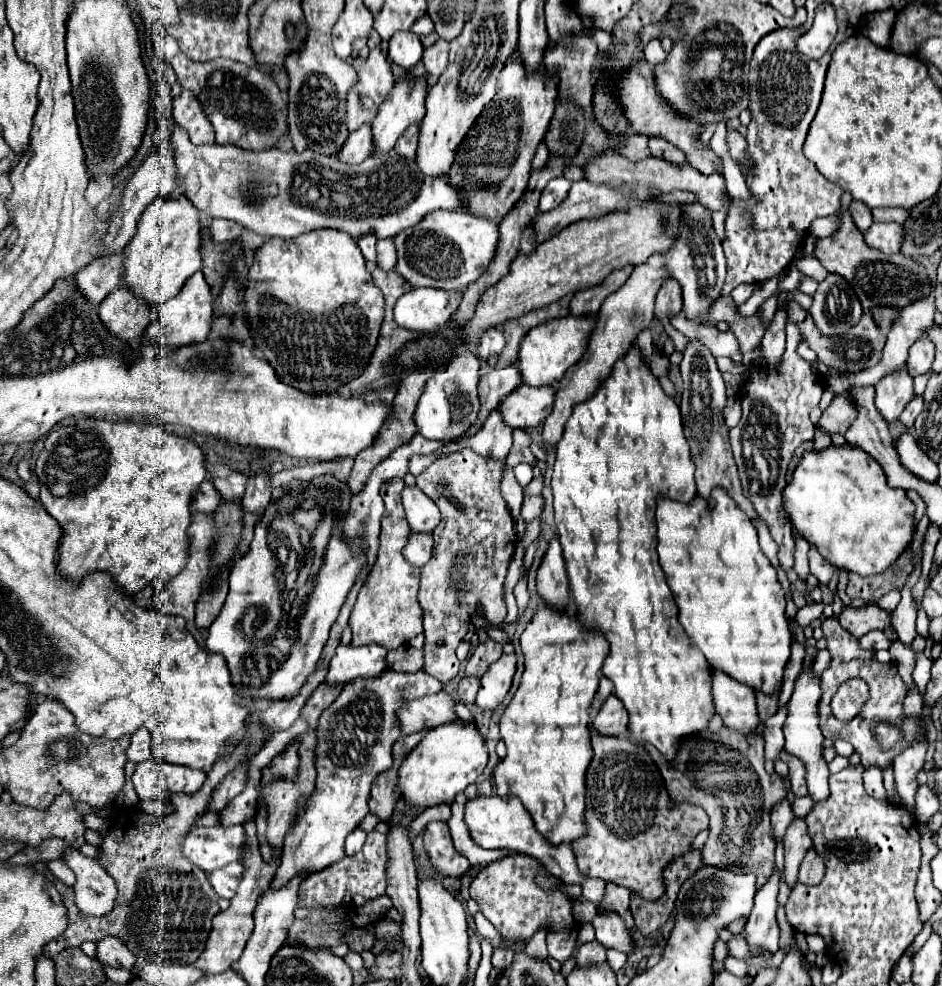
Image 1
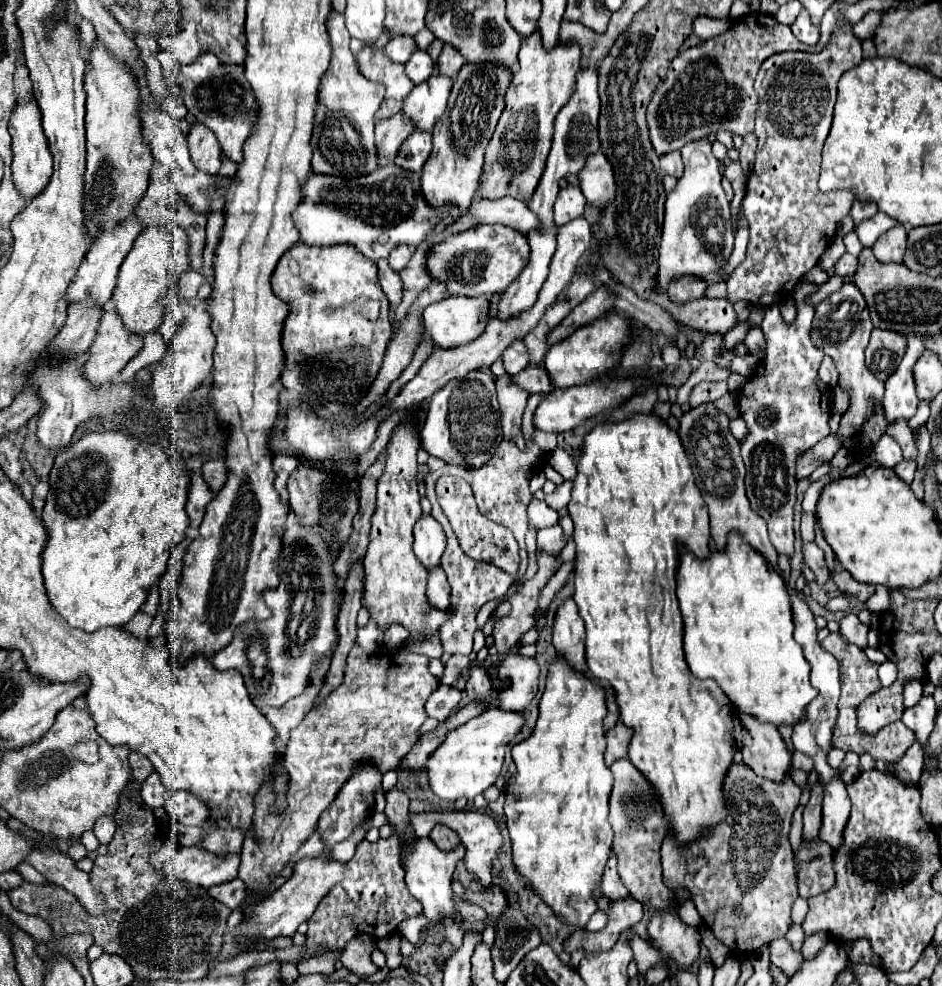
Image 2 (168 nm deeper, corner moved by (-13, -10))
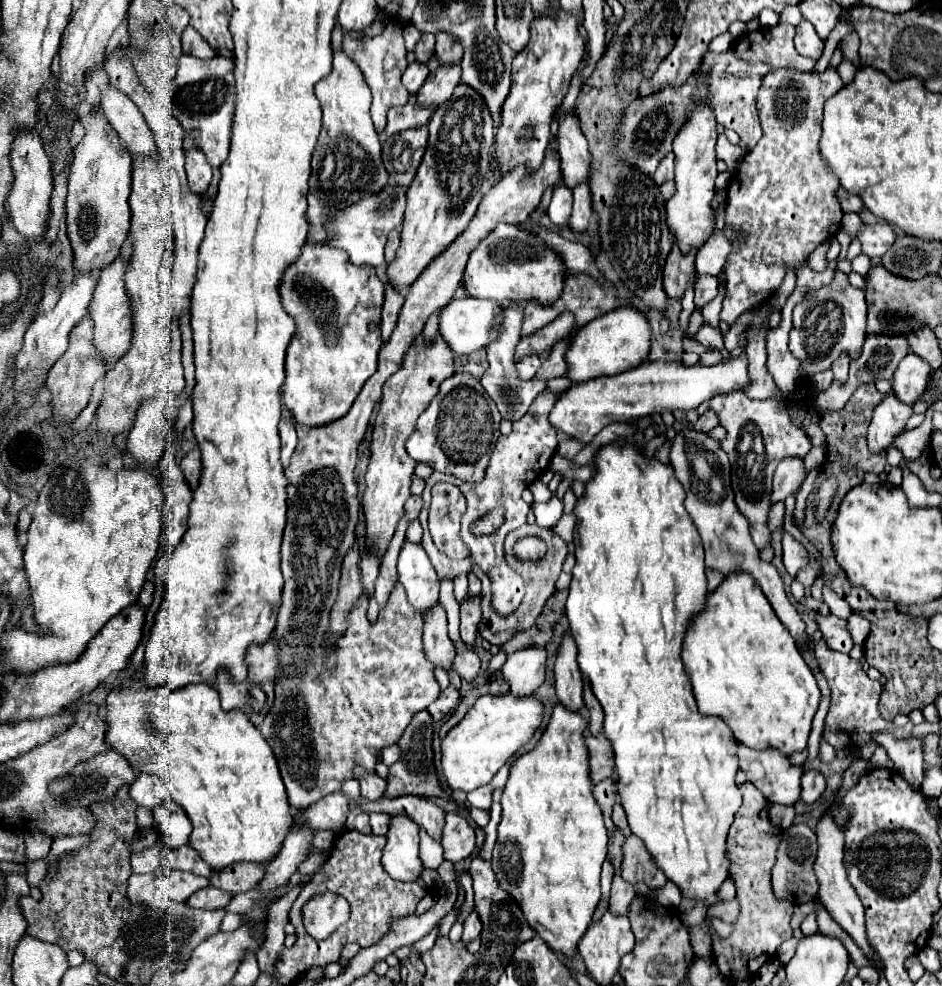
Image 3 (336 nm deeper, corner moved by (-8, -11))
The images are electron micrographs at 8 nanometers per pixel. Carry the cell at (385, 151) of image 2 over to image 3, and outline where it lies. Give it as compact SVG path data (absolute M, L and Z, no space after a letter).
M409 100L403 106L395 106L387 114L387 128L385 134L393 136L395 132L403 132L409 128L417 128L429 122L429 116L433 116L437 106L421 106L415 100Z

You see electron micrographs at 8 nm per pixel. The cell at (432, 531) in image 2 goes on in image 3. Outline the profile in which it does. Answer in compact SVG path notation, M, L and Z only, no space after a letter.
M405 542L397 562L397 576L407 592L409 604L419 614L429 612L439 598L439 578L421 544Z

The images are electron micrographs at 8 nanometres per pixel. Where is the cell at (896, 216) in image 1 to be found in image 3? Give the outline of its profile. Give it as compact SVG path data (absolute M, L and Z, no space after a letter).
M843 214L843 224L841 226L845 228L847 234L857 236L857 228L861 228L863 222L861 222L861 218L857 214Z

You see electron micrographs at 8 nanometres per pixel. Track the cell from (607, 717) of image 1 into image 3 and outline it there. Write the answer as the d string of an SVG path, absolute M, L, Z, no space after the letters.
M589 734L585 738L585 746L589 750L589 772L593 784L599 784L607 776L613 776L615 764L613 764L613 752L609 740L603 734L599 736Z

